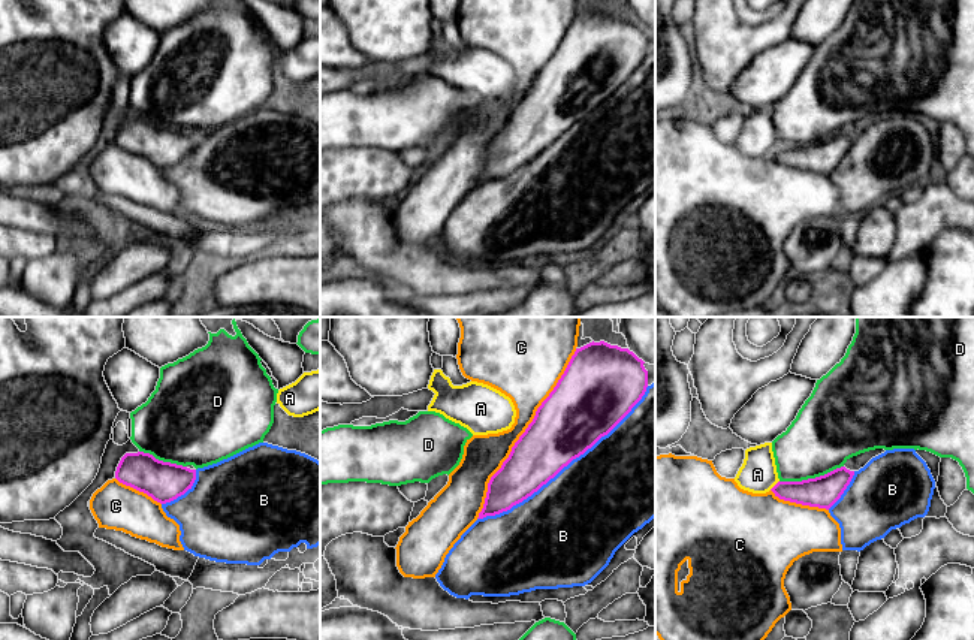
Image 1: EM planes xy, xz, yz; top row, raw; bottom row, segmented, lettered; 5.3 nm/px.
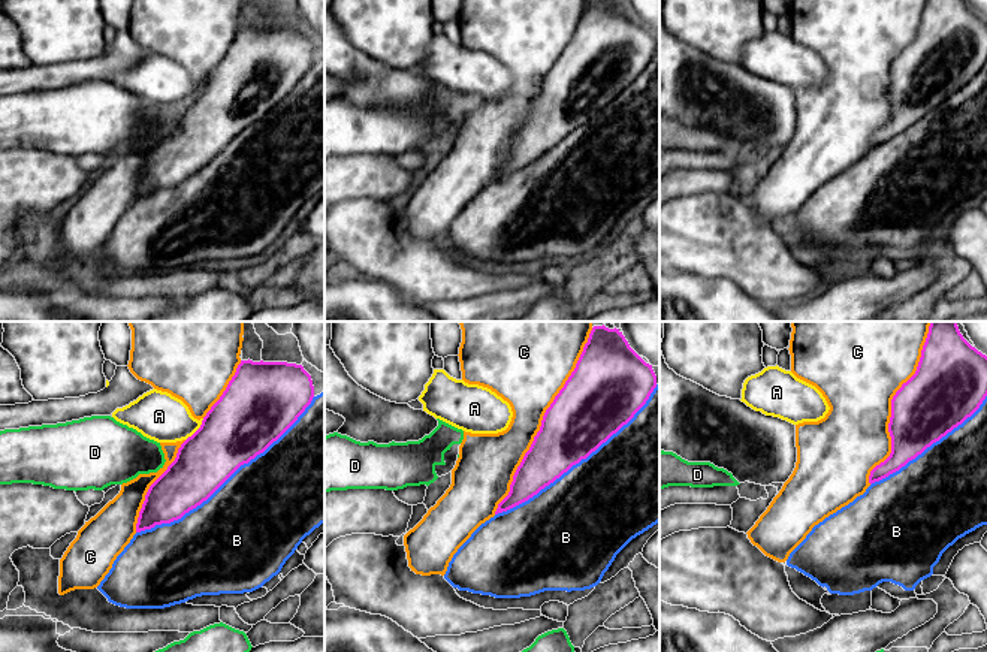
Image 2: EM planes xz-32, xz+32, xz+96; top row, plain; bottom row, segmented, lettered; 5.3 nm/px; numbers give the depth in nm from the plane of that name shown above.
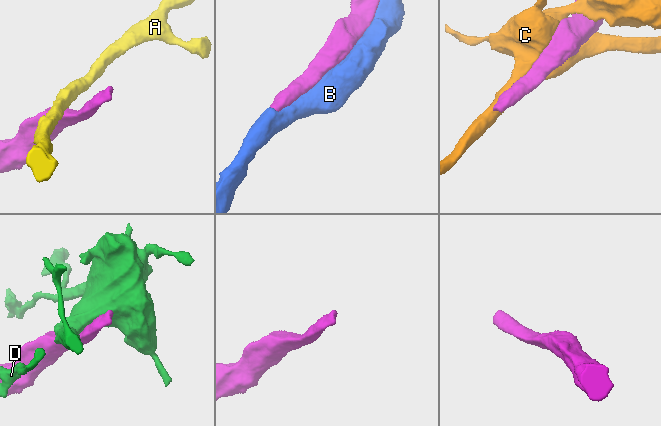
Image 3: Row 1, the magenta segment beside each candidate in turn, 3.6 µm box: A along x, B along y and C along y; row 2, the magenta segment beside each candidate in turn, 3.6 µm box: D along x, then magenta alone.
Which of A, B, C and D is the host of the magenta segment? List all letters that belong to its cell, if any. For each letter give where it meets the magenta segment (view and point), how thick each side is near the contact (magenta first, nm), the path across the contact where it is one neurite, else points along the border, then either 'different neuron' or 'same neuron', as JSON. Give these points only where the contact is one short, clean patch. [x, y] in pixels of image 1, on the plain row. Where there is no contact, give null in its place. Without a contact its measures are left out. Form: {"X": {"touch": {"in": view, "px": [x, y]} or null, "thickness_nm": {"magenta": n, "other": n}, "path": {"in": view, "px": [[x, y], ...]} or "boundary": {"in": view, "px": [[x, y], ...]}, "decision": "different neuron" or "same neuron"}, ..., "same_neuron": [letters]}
{"A": {"touch": {"in": "yz", "px": [775, 150]}, "thickness_nm": {"magenta": 160, "other": 200}, "boundary": {"in": "yz", "px": [[778, 145], [769, 154]]}, "decision": "different neuron"}, "B": {"touch": {"in": "xz", "px": [566, 130]}, "thickness_nm": {"magenta": 360, "other": 500}, "decision": "same neuron"}, "C": {"touch": {"in": "xz", "px": [522, 99]}, "thickness_nm": {"magenta": 360, "other": 220}, "decision": "different neuron"}, "D": {"touch": {"in": "yz", "px": [811, 144]}, "thickness_nm": {"magenta": 170, "other": 360}, "decision": "different neuron"}, "same_neuron": ["B"]}

